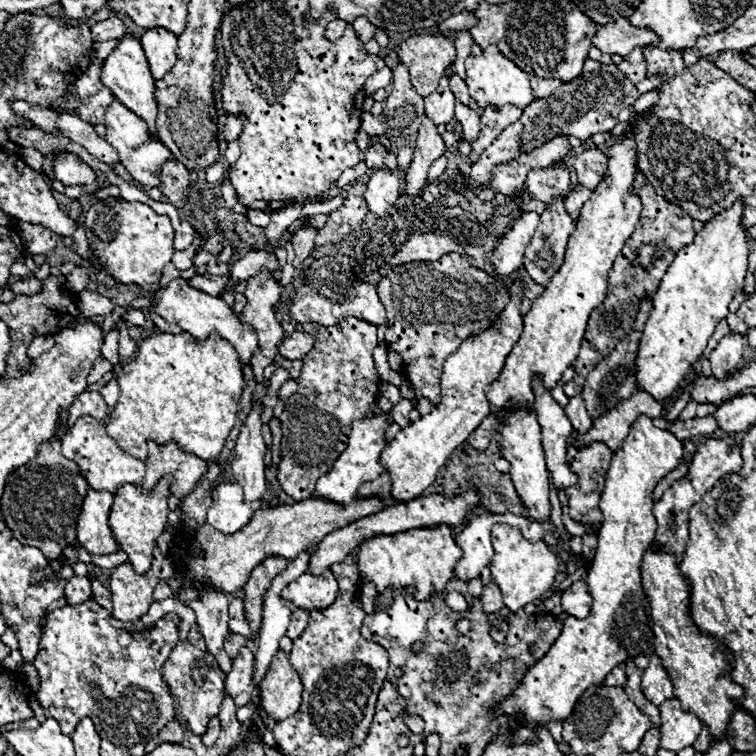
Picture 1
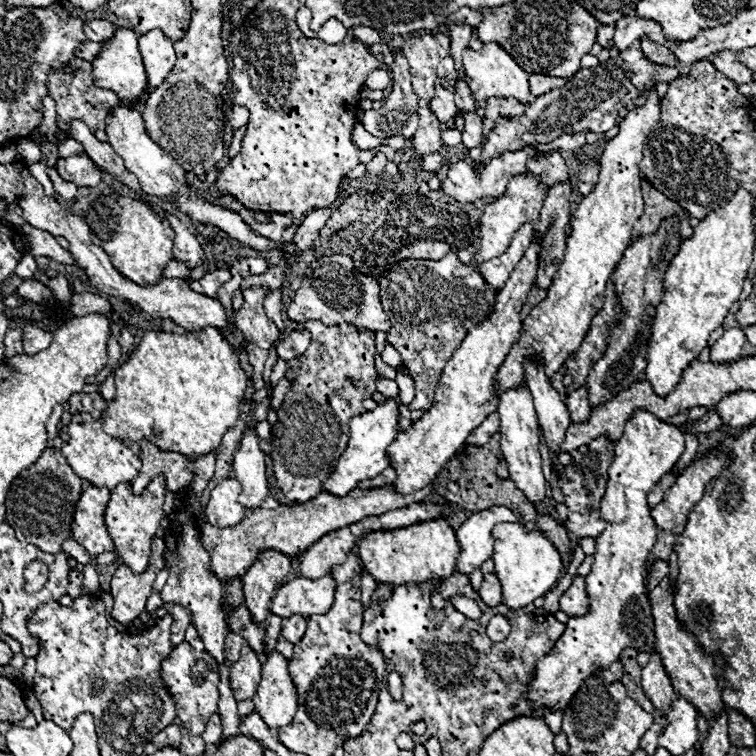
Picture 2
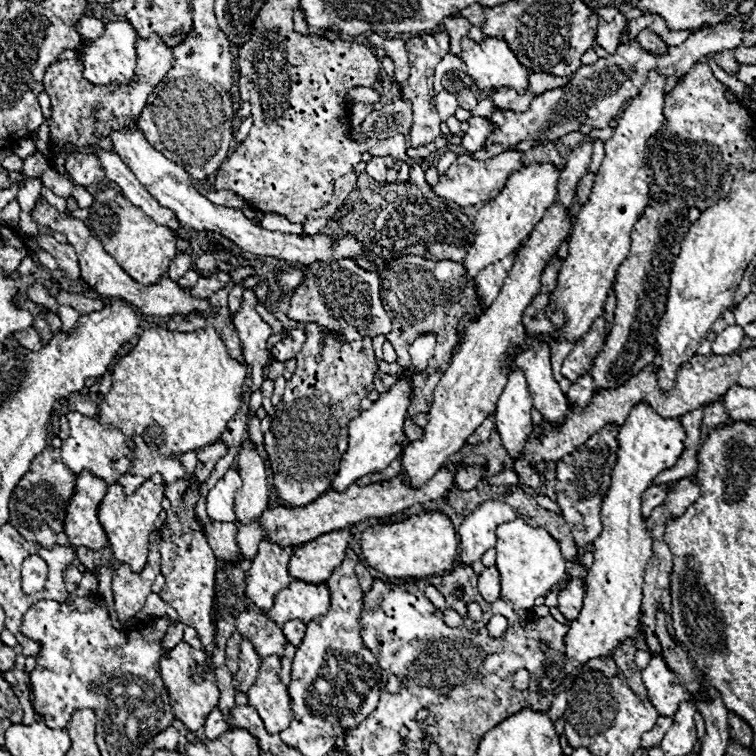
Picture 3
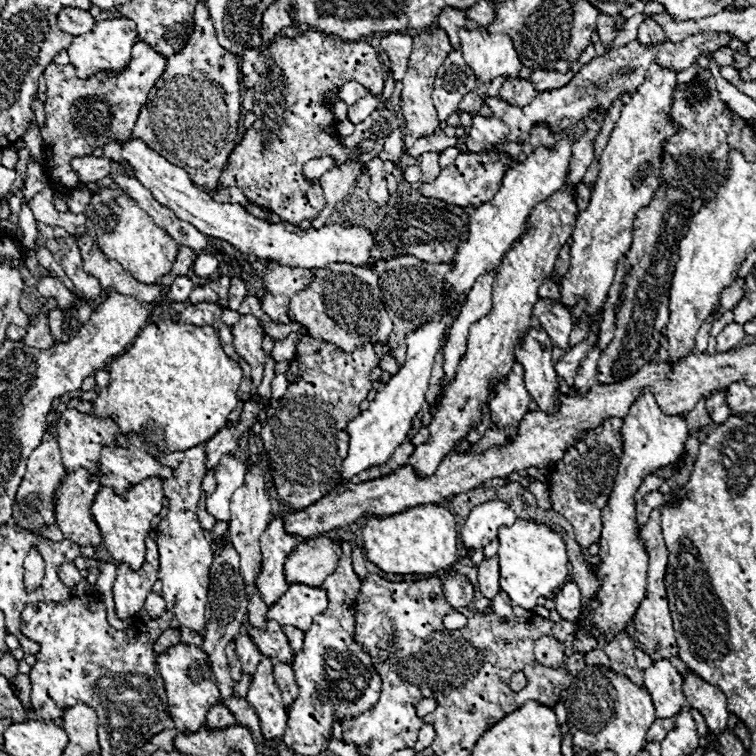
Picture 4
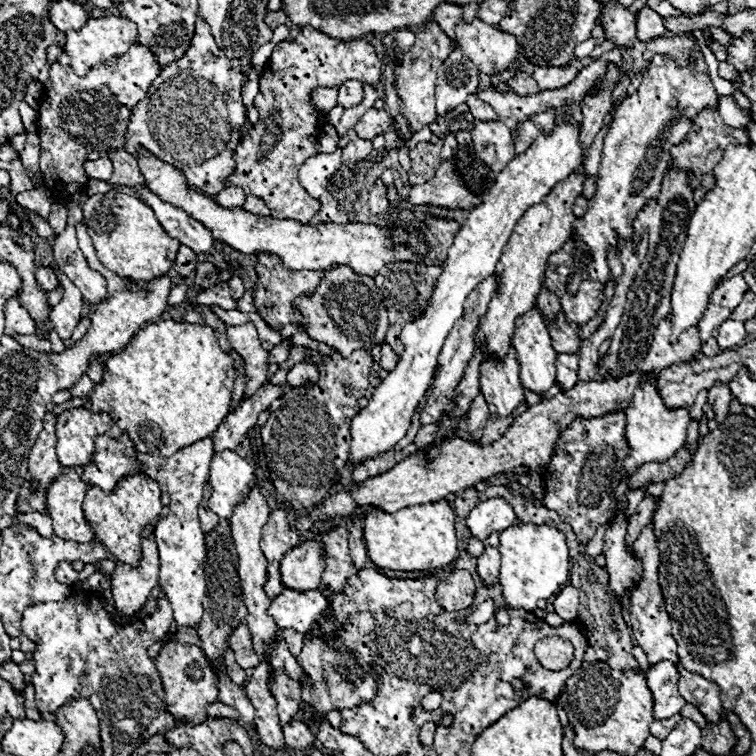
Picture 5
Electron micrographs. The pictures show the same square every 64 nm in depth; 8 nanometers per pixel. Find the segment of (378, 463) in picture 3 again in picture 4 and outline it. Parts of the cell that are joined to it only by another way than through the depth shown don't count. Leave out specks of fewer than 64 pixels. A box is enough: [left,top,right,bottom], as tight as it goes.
[342,312,448,482]

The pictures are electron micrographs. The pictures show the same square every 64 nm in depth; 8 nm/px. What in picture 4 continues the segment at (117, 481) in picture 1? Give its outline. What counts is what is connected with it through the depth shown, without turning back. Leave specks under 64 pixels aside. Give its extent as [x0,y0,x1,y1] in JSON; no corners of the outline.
[58,408,118,474]

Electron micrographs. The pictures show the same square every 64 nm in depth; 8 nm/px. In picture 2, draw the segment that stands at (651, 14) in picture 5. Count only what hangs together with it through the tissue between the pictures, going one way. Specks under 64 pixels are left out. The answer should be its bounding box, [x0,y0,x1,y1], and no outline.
[640,38,676,66]

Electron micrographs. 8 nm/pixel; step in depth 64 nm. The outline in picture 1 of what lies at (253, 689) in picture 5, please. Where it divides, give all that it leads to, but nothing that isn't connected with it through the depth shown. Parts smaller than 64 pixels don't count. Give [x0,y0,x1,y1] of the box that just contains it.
[262,650,302,722]

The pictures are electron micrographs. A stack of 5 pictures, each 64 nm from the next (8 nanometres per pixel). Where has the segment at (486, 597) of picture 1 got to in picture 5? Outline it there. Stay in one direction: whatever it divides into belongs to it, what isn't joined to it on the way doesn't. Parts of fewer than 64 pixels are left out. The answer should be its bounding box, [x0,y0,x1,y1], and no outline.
[478,548,500,586]

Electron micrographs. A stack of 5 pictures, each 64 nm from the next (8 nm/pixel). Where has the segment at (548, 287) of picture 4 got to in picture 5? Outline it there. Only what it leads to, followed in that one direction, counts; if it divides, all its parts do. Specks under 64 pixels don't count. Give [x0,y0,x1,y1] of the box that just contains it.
[538,288,560,318]

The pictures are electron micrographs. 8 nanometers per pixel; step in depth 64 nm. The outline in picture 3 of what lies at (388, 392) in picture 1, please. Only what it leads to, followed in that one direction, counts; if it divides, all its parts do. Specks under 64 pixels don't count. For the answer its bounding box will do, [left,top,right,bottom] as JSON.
[374,370,396,394]

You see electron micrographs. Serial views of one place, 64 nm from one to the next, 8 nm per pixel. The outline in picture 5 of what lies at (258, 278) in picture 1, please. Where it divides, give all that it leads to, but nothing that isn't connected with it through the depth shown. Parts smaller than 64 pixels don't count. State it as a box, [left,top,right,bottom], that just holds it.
[228,322,266,396]

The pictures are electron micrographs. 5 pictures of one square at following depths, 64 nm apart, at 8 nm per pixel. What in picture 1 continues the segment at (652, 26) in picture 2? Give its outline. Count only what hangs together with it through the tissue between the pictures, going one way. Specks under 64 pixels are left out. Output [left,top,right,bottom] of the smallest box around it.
[592,20,654,58]

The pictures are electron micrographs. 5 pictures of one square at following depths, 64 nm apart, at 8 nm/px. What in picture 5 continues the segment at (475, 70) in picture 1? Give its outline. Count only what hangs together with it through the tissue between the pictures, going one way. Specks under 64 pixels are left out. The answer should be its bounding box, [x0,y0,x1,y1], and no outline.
[456,18,518,76]

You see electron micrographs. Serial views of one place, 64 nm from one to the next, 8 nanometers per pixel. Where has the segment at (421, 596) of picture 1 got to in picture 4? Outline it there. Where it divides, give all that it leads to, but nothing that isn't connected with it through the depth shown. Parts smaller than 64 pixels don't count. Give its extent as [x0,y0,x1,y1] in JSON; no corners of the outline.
[362,504,458,574]

